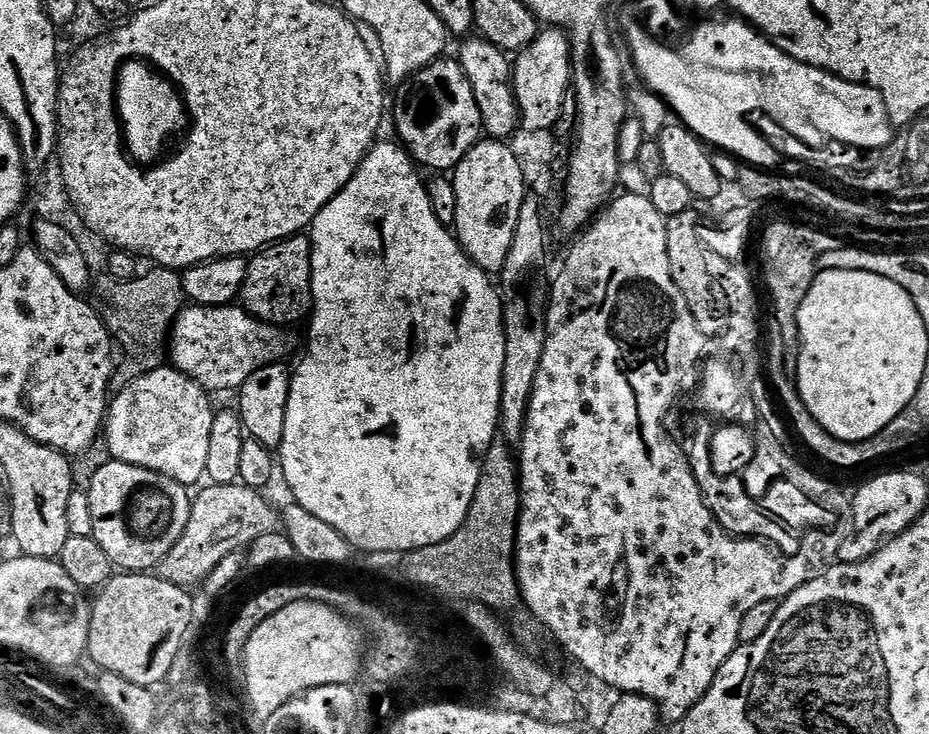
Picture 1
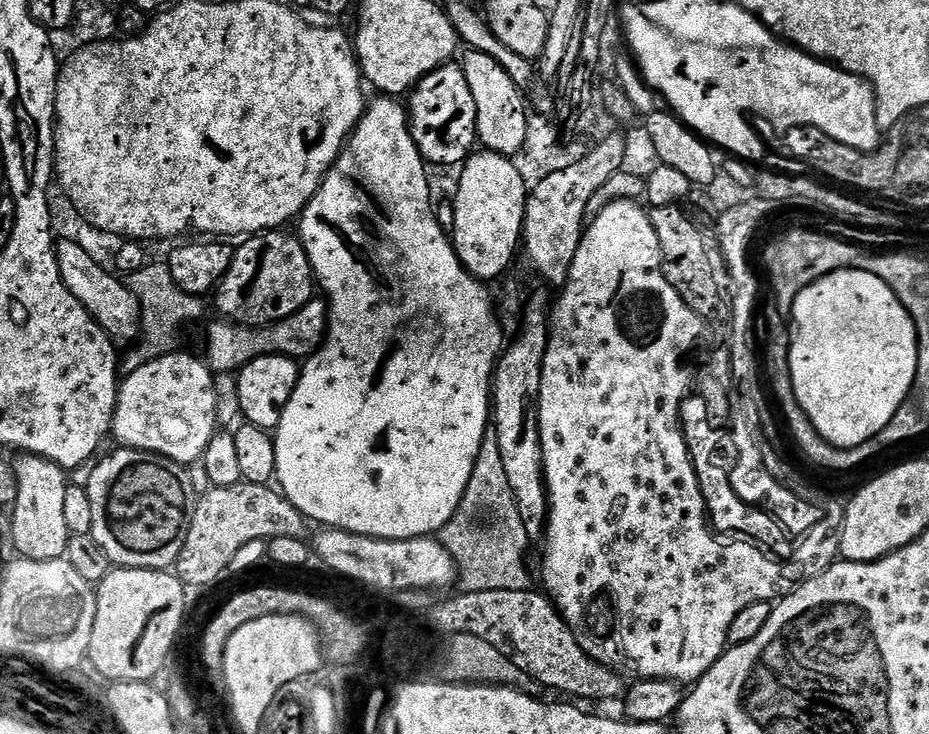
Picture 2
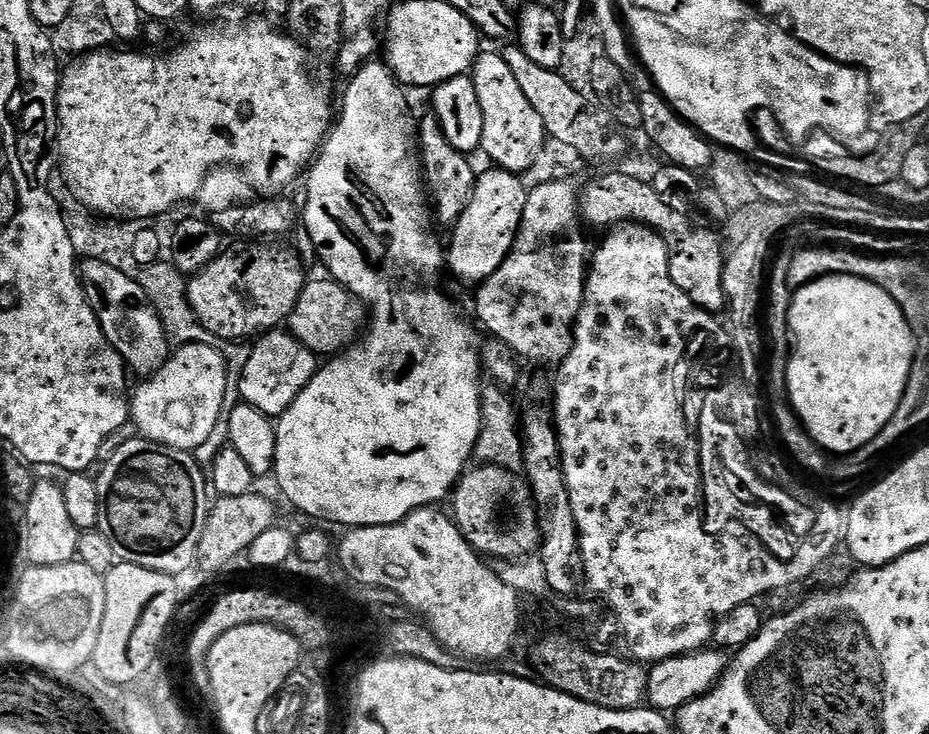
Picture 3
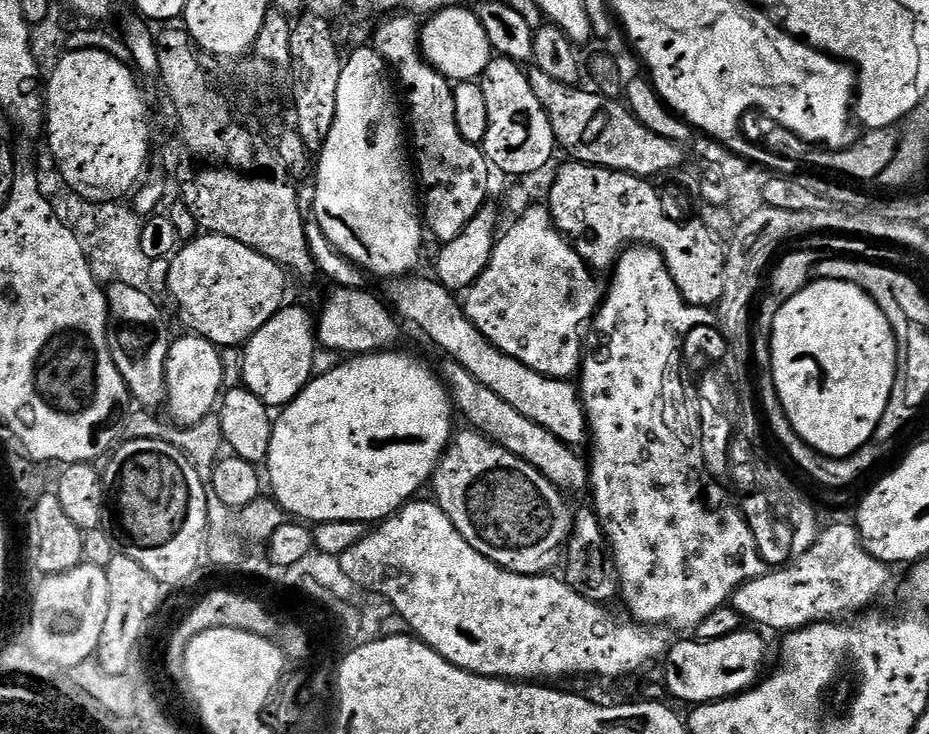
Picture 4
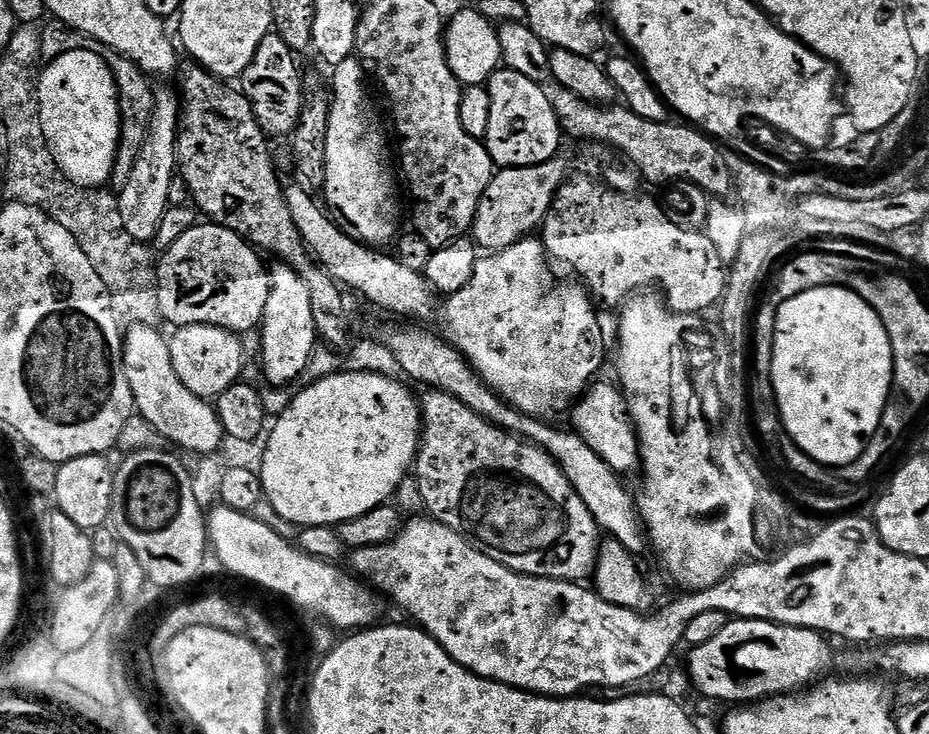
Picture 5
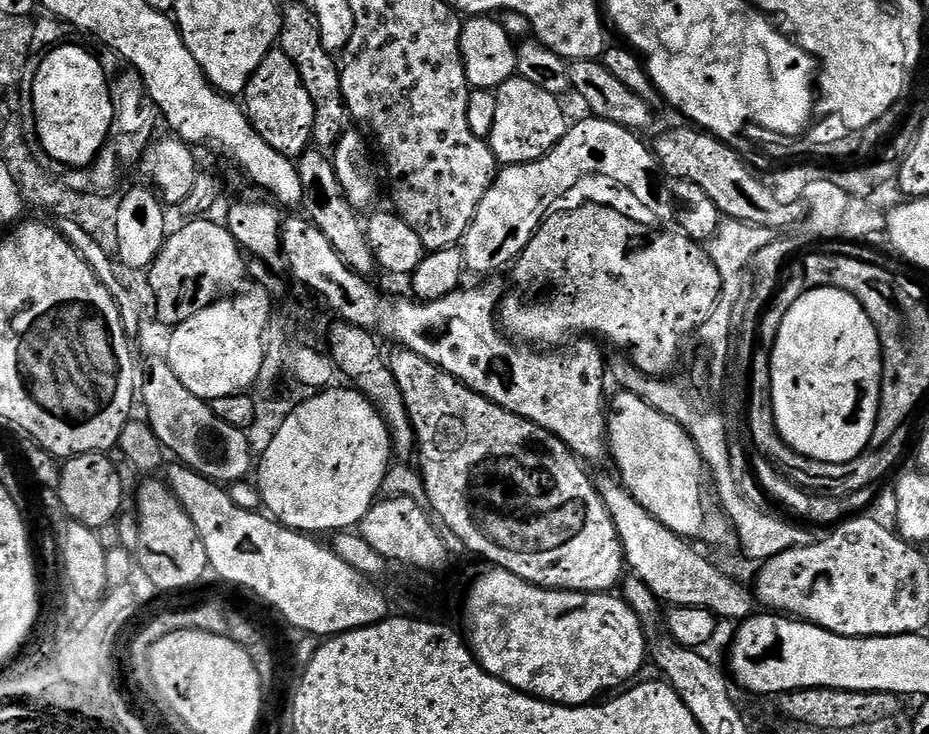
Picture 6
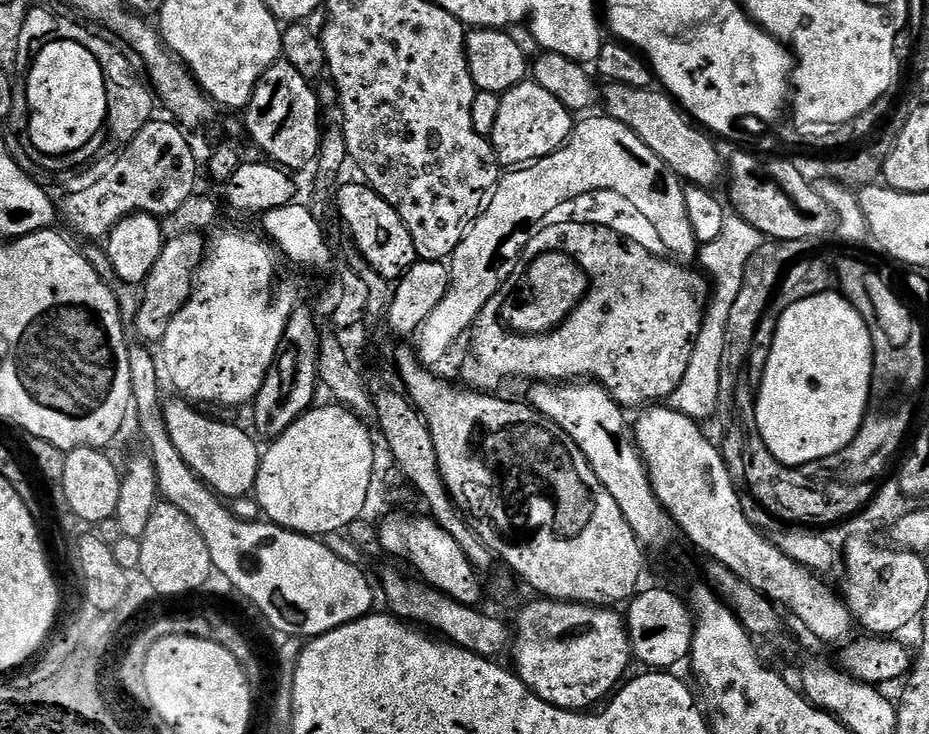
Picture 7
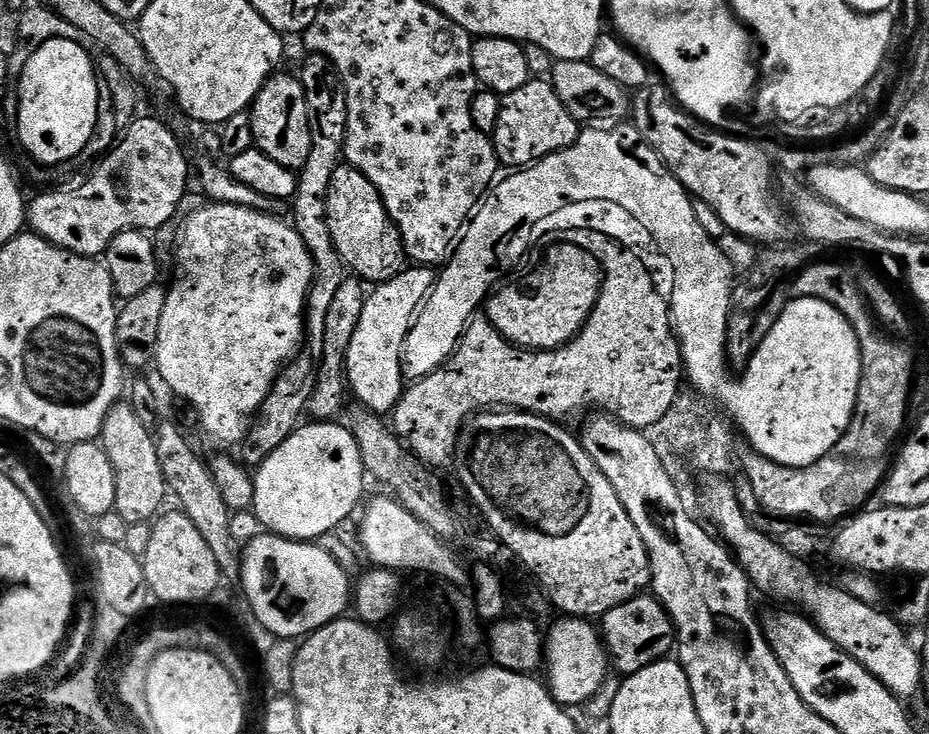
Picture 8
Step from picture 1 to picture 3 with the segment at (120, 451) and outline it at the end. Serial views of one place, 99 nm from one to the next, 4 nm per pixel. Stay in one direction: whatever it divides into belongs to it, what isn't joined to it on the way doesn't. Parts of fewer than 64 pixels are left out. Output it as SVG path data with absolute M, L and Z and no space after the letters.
M188 344L184 347L177 347L175 351L169 355L168 359L165 360L164 363L161 364L151 376L141 379L139 381L140 385L138 385L137 388L135 385L134 391L131 393L130 420L131 423L136 425L137 433L139 433L139 435L145 440L154 441L155 444L165 444L166 446L177 448L183 452L192 452L193 449L196 449L198 446L200 446L202 442L204 442L206 438L208 438L210 434L213 433L214 426L217 425L218 414L221 413L222 400L225 397L227 372L227 366L224 364L224 355L218 350L212 349L210 346L202 344Z

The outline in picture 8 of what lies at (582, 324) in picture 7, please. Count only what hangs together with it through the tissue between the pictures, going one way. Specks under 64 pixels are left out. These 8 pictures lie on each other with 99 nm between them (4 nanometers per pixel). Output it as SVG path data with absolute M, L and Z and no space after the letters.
M590 229L570 230L562 236L562 240L589 251L597 259L600 267L603 268L603 284L600 288L600 296L592 313L589 314L584 328L571 341L560 348L555 348L552 351L531 351L527 348L517 347L515 344L506 341L491 323L479 322L473 325L472 331L468 334L468 340L464 341L464 348L460 349L460 355L458 355L456 360L453 360L451 365L442 365L438 370L434 370L434 374L430 374L426 378L409 383L405 387L404 395L400 397L400 400L396 404L395 412L391 413L391 427L406 445L407 451L412 456L413 454L417 456L415 459L419 463L427 465L432 470L436 470L436 460L444 460L444 456L448 456L448 448L456 448L456 445L452 443L452 416L460 416L460 412L473 412L473 414L476 414L481 410L497 408L500 410L515 410L517 412L532 412L535 416L547 416L550 420L564 422L567 421L567 416L572 416L575 412L585 411L584 413L587 413L589 410L603 410L605 413L611 414L615 419L619 420L621 424L625 424L628 428L649 430L648 428L655 429L659 425L662 416L670 410L681 395L680 380L682 384L684 360L680 357L680 341L676 338L672 318L664 313L664 303L662 303L662 298L646 265L640 261L635 253L628 251L619 242L606 237L605 234L594 233Z

